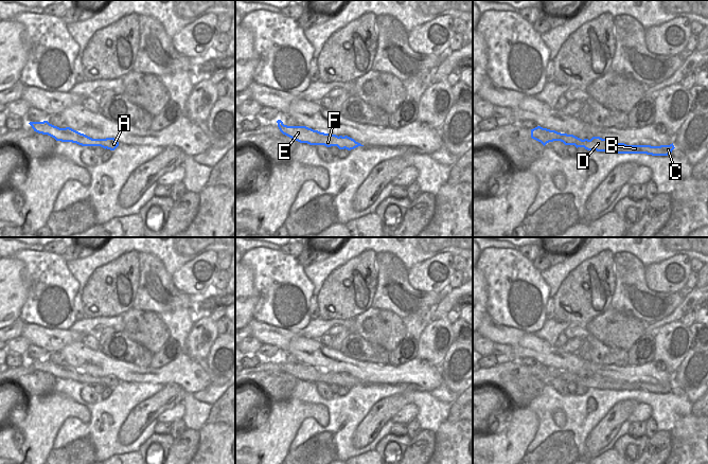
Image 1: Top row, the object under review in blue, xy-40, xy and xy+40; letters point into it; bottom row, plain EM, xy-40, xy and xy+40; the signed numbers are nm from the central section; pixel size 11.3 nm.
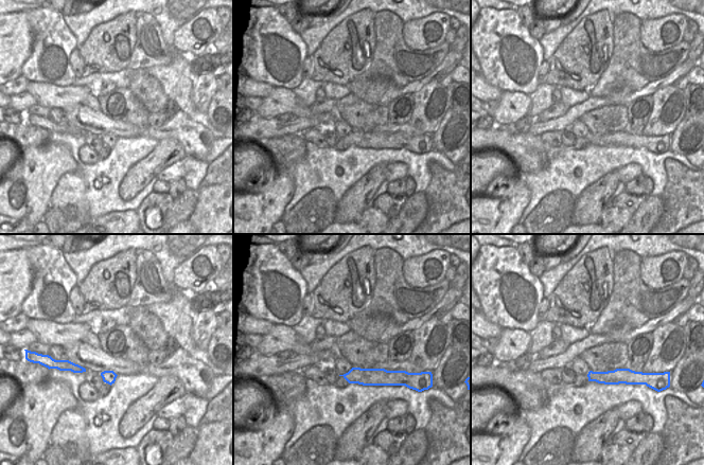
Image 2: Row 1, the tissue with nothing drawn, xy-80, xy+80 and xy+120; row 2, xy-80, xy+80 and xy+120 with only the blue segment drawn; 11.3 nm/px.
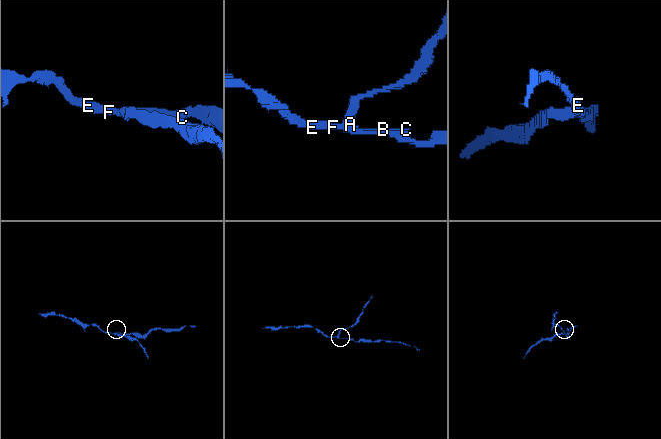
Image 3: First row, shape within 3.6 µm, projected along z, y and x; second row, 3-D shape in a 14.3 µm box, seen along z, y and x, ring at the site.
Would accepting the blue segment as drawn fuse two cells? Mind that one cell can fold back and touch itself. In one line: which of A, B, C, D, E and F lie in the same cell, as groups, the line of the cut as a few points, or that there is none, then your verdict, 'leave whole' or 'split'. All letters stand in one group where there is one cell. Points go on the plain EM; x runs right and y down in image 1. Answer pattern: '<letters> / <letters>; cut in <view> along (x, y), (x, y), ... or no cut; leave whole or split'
A / B C D E F; cut in xy along (349, 374), (343, 378), (344, 385); split

